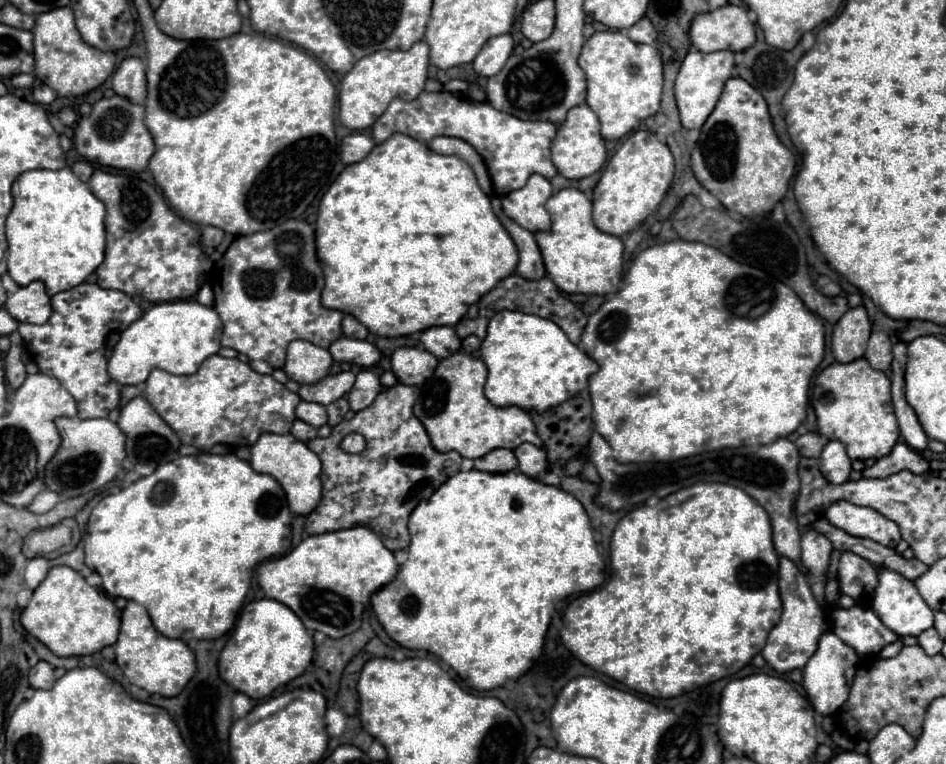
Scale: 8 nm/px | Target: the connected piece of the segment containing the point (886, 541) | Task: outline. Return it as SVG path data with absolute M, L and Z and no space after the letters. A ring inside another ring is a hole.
M839 500L831 504L825 512L825 518L833 526L849 532L851 536L863 536L889 548L895 548L901 540L899 526L895 522L891 522L889 518L885 518L873 508L855 506L847 500Z

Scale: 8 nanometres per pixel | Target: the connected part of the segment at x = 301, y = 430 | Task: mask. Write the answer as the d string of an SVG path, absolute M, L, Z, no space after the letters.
M295 420L293 428L291 428L291 434L301 442L309 442L317 436L317 428L313 428L311 424L305 424L303 420Z

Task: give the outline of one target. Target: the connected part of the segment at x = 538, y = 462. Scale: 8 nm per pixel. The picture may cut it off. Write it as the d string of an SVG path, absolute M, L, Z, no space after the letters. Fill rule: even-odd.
M521 444L515 450L515 458L519 462L519 470L531 478L537 478L541 472L547 472L545 452L533 444Z

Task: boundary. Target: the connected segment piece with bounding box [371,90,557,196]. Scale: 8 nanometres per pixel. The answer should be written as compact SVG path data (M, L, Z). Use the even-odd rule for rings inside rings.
M445 90L421 92L411 102L395 98L377 118L377 128L373 124L371 138L381 144L395 132L409 134L421 142L429 142L435 136L455 136L469 142L473 148L477 148L477 152L481 152L497 196L505 196L517 188L523 188L531 174L541 174L545 178L553 178L557 174L557 168L551 162L551 142L557 132L555 124L545 120L519 120L493 108L489 102L471 102L469 98L455 96Z

